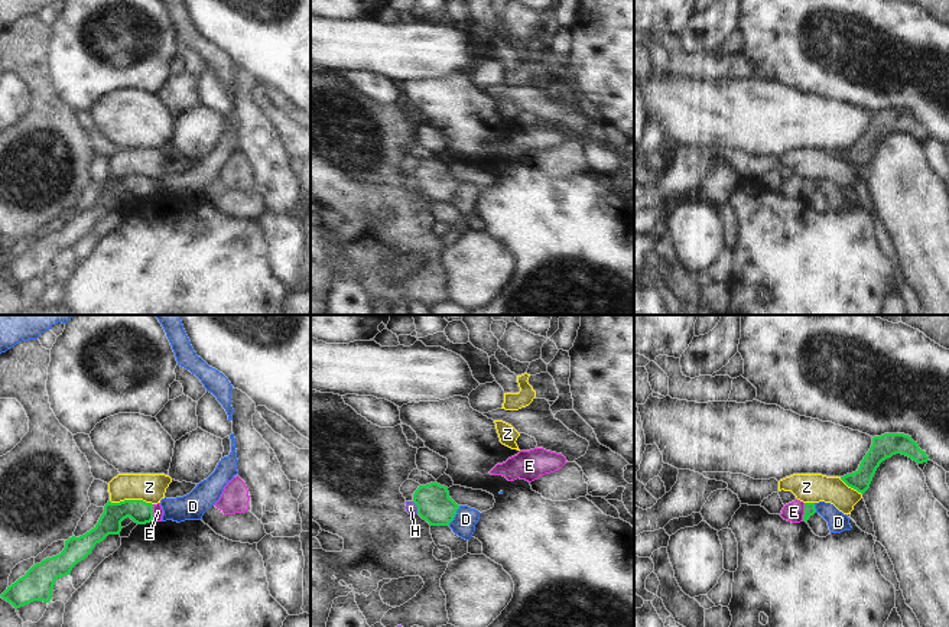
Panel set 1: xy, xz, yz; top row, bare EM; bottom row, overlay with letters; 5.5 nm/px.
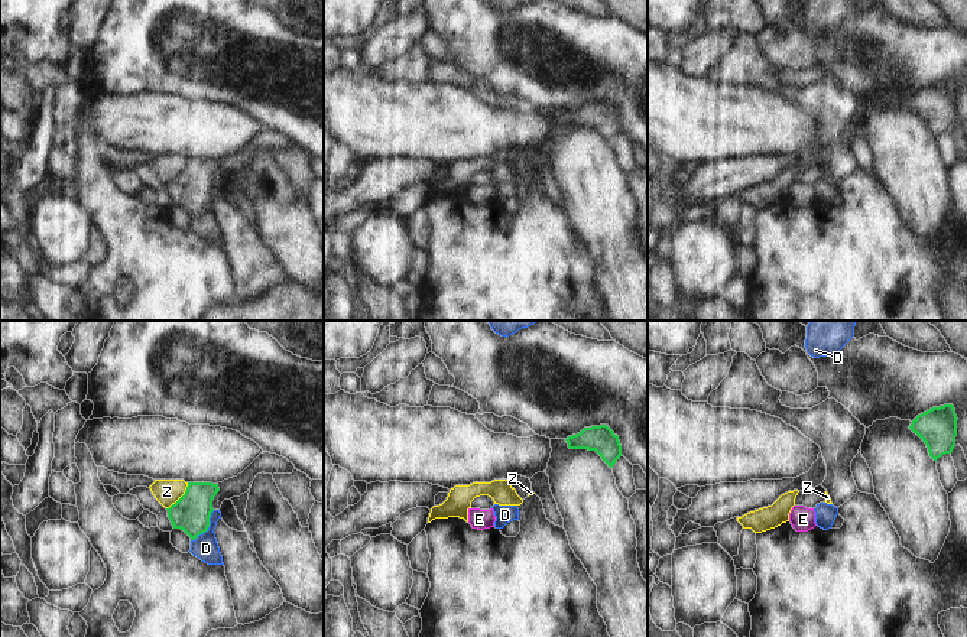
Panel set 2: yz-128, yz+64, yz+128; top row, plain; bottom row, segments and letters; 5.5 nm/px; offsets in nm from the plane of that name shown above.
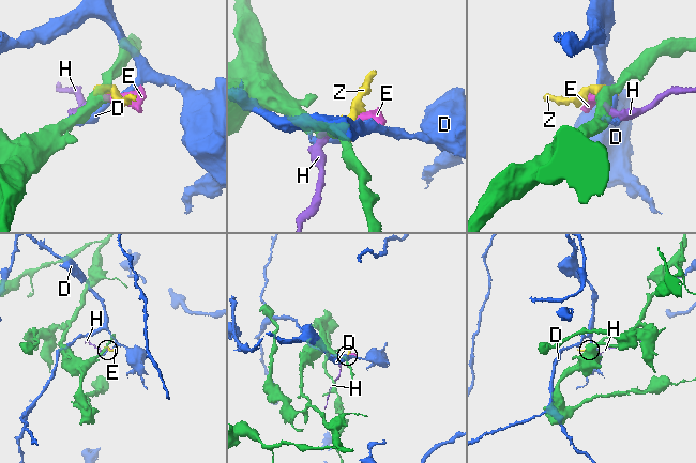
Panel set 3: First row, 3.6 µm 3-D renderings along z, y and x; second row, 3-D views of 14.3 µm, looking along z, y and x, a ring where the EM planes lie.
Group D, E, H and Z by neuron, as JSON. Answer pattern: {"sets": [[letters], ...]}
{"sets": [["D"], ["E"], ["H"], ["Z"]]}

